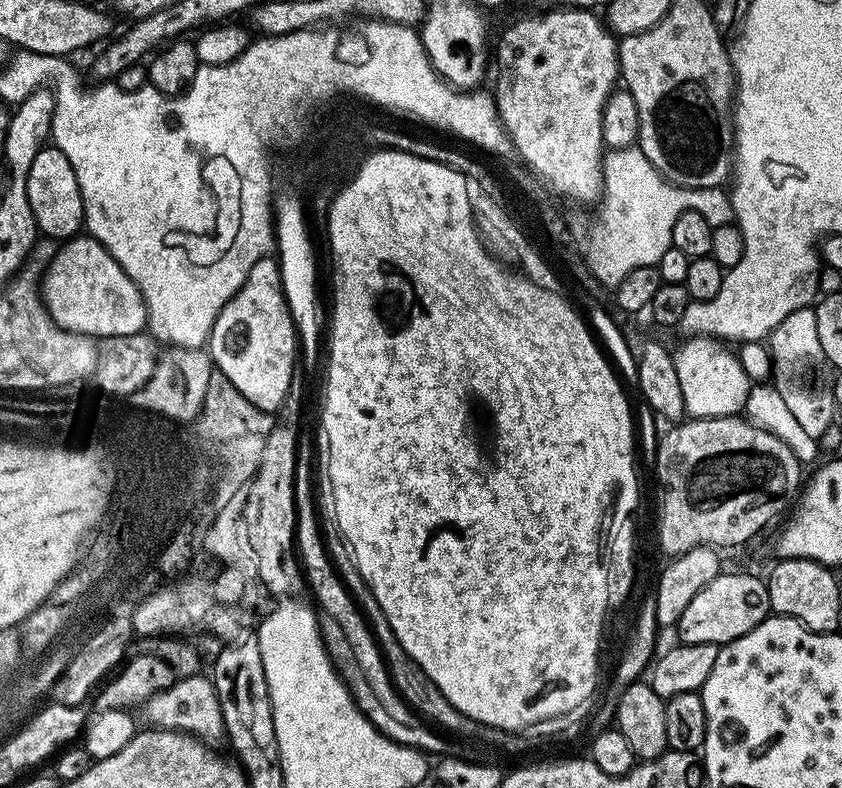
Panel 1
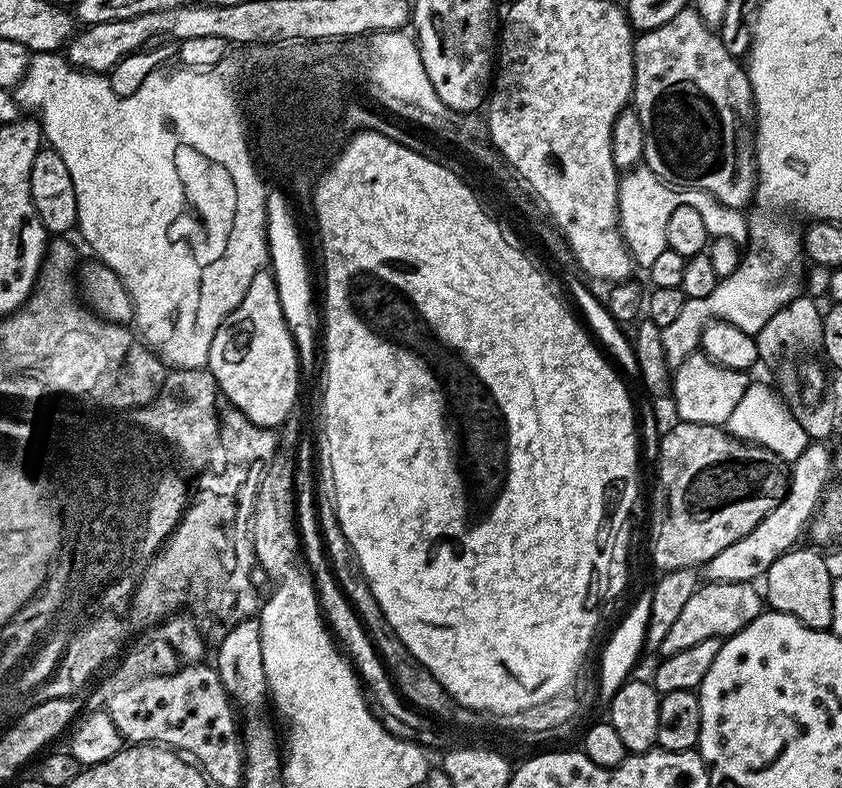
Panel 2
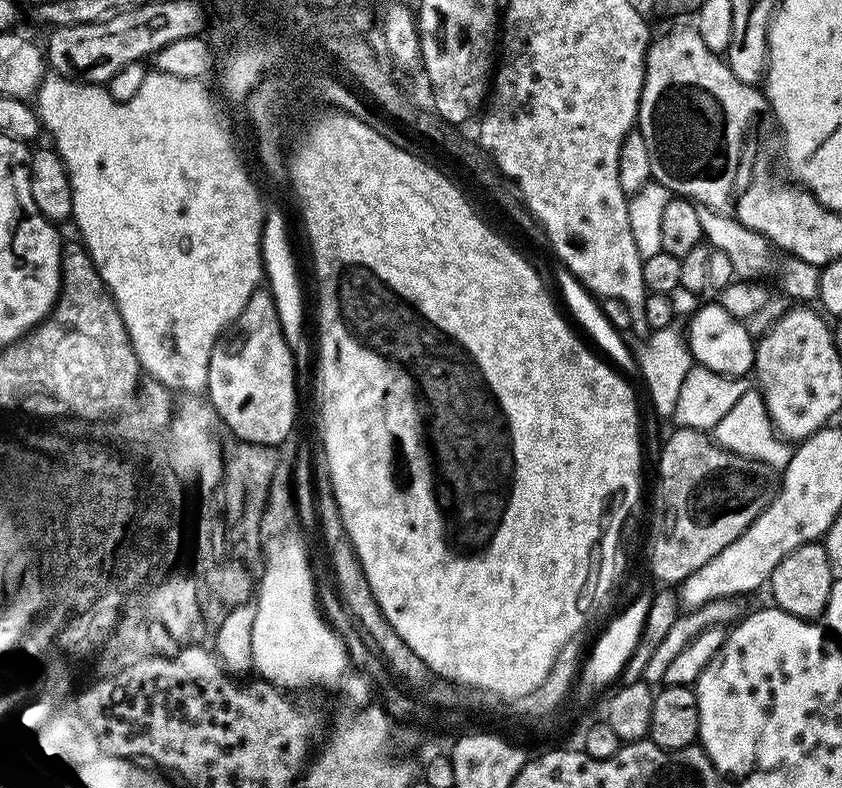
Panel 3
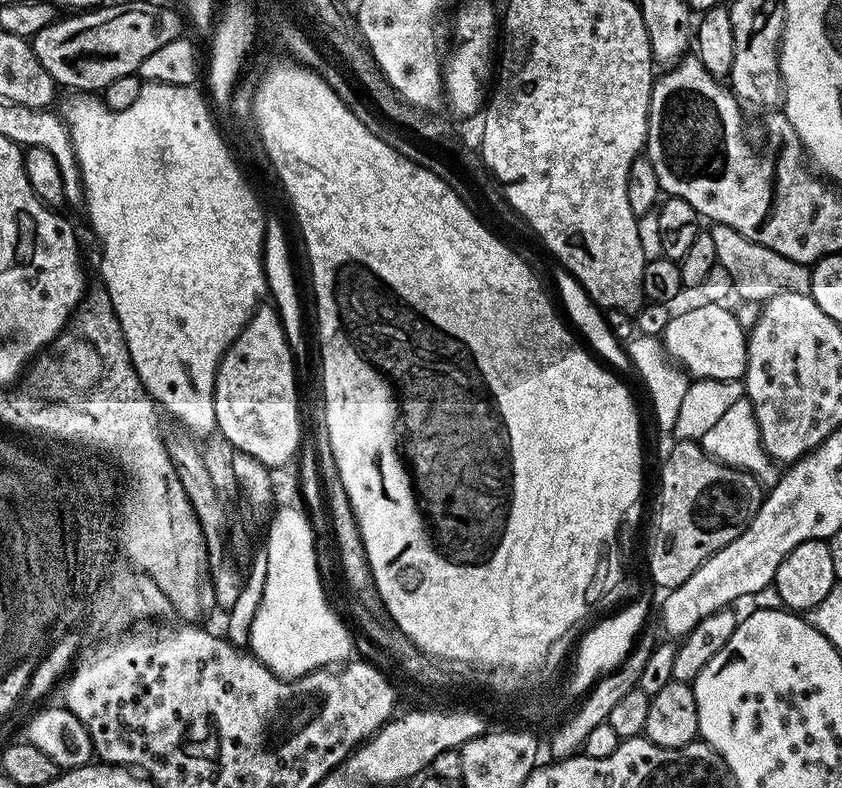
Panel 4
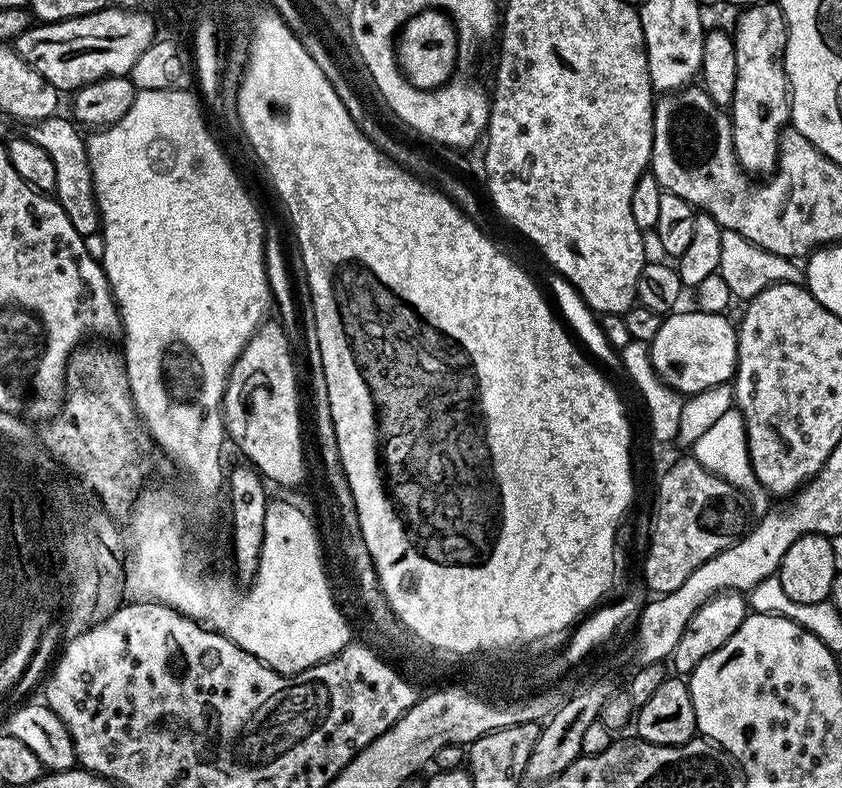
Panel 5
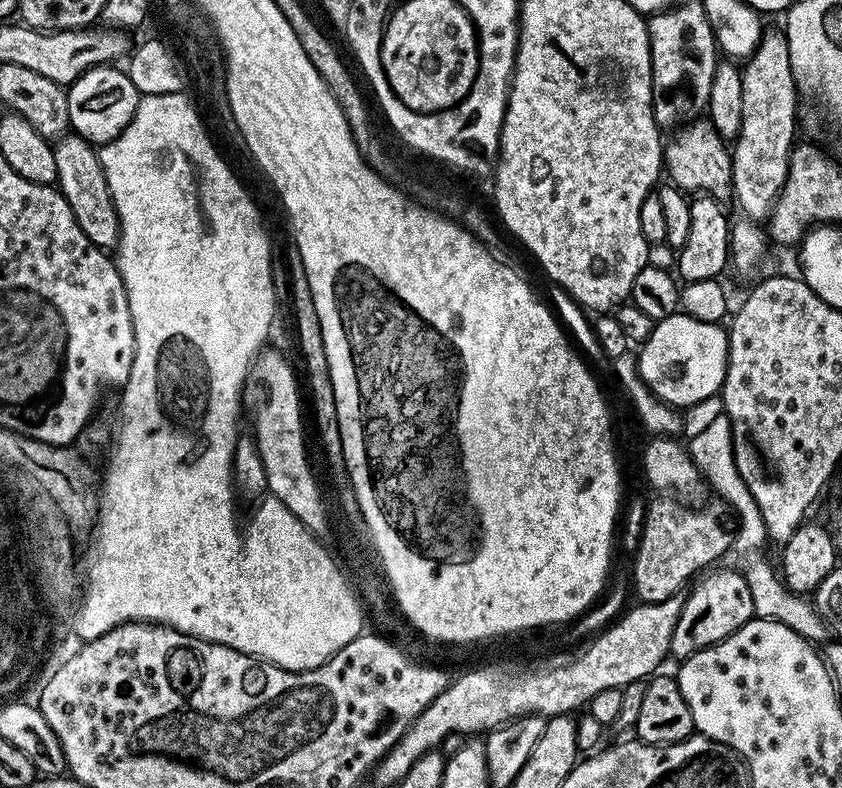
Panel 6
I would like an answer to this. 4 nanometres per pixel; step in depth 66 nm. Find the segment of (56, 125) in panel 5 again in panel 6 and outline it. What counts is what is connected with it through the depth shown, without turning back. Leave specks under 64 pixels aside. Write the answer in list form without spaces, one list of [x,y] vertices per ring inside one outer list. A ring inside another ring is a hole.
[[[65,134],[55,141],[52,153],[54,163],[58,165],[58,190],[66,198],[82,234],[86,234],[97,248],[115,249],[120,243],[120,219],[106,182],[106,170],[102,170],[99,151],[80,136]]]

